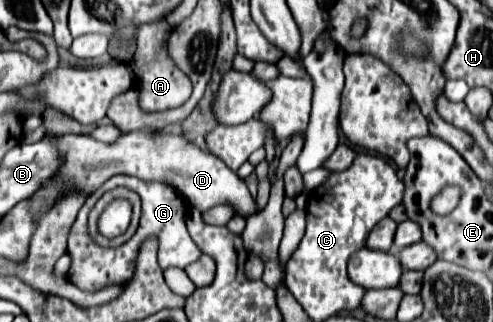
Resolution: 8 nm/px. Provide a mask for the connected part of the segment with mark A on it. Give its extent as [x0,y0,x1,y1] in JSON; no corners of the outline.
[132,21,192,111]

